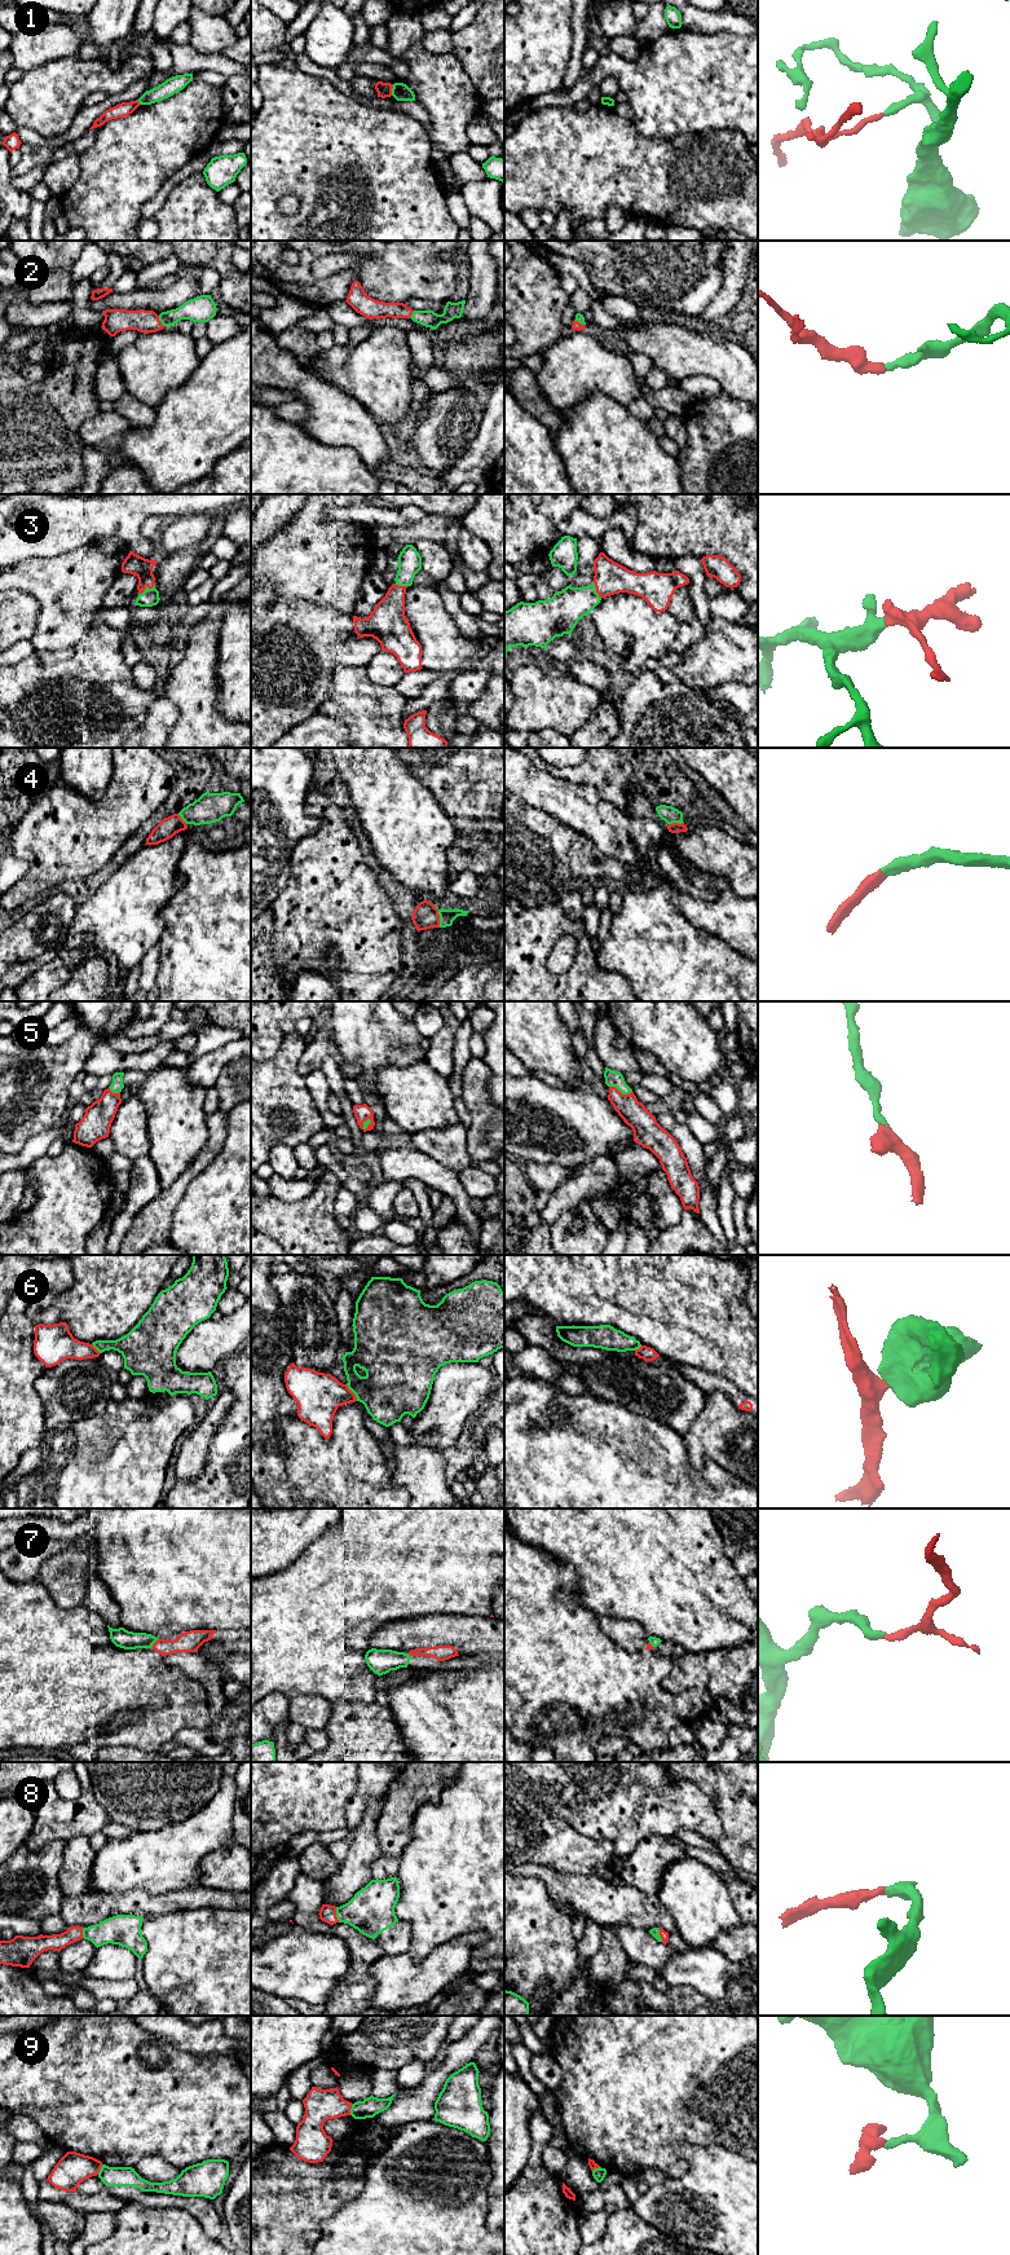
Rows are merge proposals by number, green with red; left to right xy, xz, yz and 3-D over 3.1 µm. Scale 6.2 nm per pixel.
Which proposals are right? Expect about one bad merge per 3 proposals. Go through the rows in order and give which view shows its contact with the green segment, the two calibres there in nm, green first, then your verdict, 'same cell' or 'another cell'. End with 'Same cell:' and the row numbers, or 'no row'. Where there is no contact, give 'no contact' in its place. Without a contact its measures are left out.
1: contact in xz; calibres 110 and 100 nm; another cell
2: contact in xy; calibres 160 and 140 nm; same cell
3: contact in xy; calibres 110 and 130 nm; same cell
4: contact in xz; calibres 100 and 160 nm; same cell
5: contact in yz; calibres 100 and 160 nm; same cell
6: contact in xz; calibres 360 and 280 nm; another cell
7: contact in xy; calibres 120 and 130 nm; same cell
8: contact in xz; calibres 280 and 110 nm; same cell
9: contact in xz; calibres 120 and 200 nm; another cell
Same cell: 2, 3, 4, 5, 7, 8

